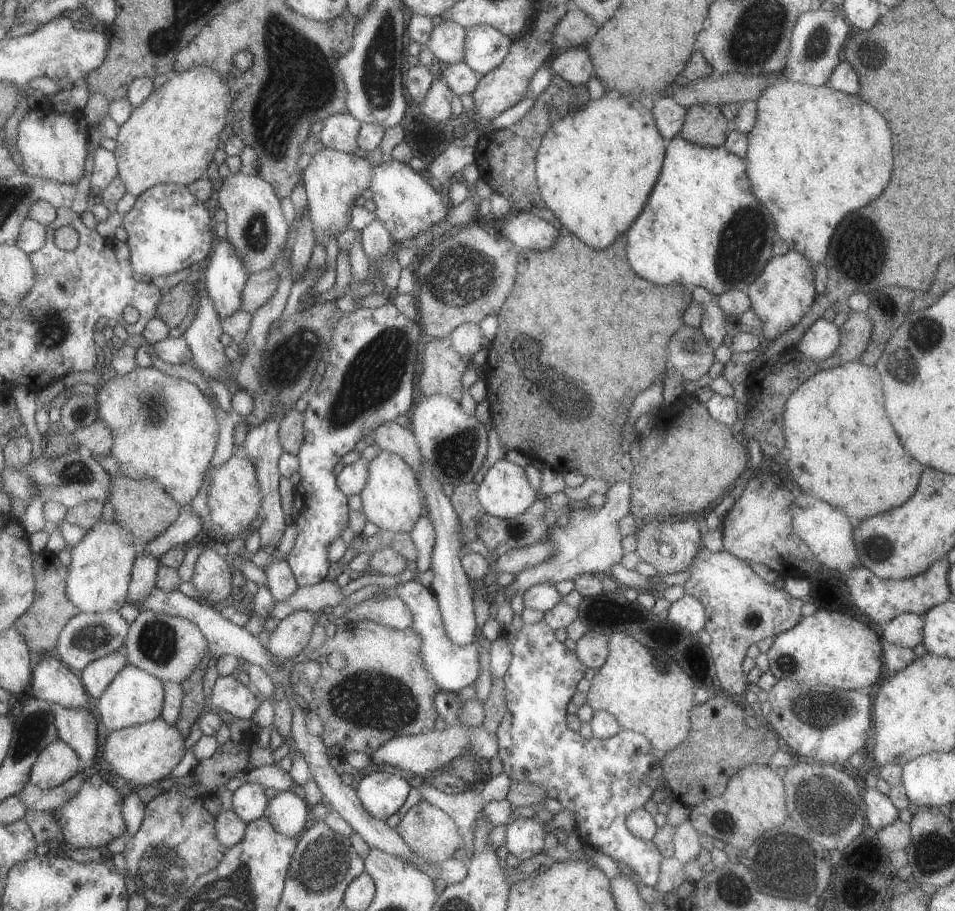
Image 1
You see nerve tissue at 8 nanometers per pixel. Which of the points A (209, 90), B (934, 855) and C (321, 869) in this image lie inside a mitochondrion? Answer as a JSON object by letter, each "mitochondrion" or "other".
{"A":"other","B":"mitochondrion","C":"mitochondrion"}

